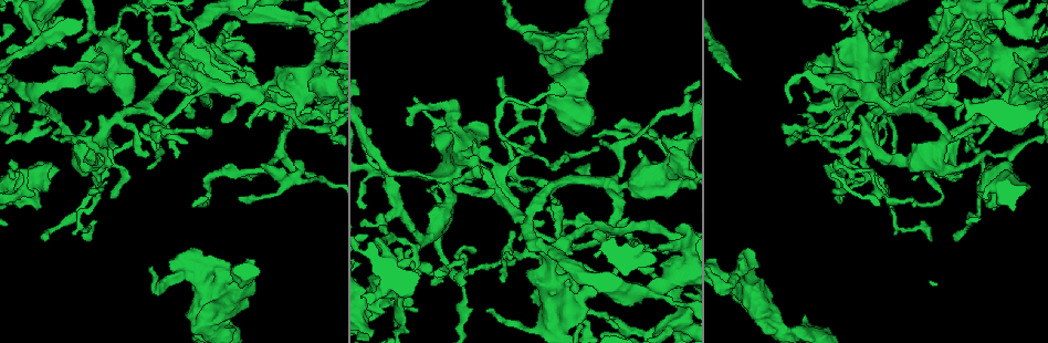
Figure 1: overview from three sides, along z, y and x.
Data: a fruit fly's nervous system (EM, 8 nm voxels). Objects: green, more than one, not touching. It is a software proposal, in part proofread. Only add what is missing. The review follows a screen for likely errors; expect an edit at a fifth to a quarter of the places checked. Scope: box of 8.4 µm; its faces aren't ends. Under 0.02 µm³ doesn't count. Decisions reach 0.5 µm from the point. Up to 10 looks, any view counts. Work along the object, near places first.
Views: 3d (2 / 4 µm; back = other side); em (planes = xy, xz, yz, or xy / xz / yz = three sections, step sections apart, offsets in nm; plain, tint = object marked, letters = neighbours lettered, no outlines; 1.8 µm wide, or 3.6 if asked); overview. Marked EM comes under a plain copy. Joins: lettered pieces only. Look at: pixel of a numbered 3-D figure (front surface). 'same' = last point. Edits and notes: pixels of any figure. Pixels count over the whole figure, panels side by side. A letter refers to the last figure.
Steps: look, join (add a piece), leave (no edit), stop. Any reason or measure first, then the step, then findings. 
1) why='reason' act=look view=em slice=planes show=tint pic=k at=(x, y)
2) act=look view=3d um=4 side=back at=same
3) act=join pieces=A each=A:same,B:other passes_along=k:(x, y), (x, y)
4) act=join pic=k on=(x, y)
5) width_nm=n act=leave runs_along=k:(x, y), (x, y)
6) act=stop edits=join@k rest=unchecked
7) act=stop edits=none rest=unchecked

why='tapers out' act=look view=em um=3.6 slice=planes show=letters pic=1 at=(253, 60)

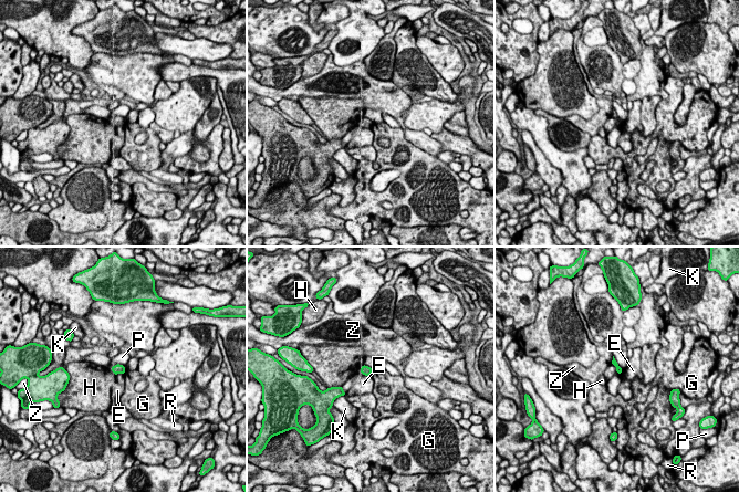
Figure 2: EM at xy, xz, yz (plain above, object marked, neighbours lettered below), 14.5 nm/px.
act=leave each=E:other,G:other,H:other,K:other,P:other,R:other,Z:other border=2:(123, 373), (118, 373), (115, 376) found='no lettered piece goes on from it'

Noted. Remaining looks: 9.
why='thick turns thin' act=look view=em um=3.6 slice=planes show=letters pic=1 at=(952, 30)

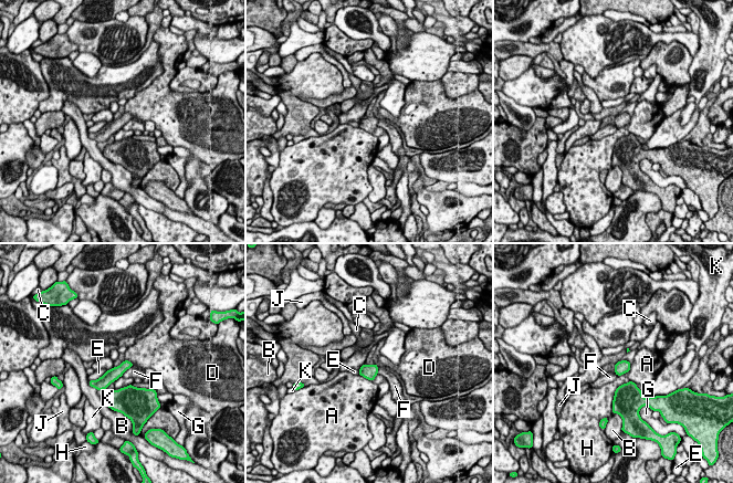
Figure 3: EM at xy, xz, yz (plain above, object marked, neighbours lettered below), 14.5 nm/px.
width_nm=180 act=leave each=A:other,B:other,C:other,D:other,E:other,F:other,G:other,H:other,J:other,K:other border=3:(133, 366), (121, 376) found='no lettered piece goes on from it'

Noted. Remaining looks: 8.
why='calibre changes' act=look view=em slice=yz step=8 show=letters pic=1 at=(471, 149)

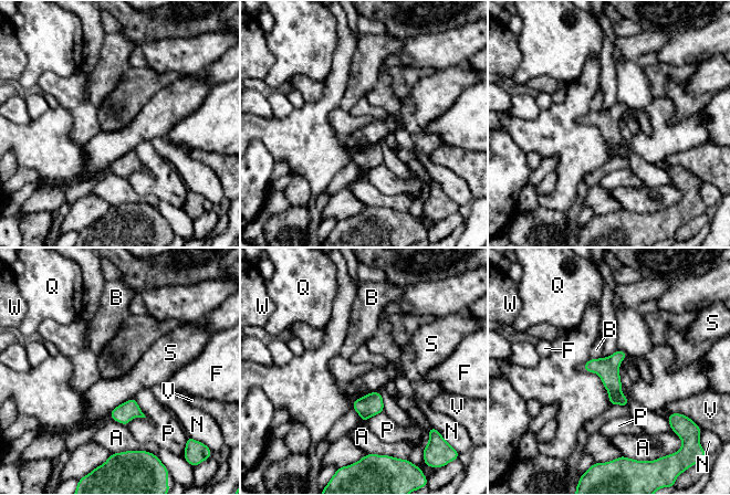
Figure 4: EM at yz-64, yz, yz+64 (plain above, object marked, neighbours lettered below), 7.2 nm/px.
width_nm=160 longest_contact=S:240nm act=leave each=A:other,B:other,F:other,N:other,P:other,Q:other,S:other,V:other,W:other found='none of them fits'

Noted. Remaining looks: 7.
act=look view=3d um=2 pic=1 at=(383, 242)

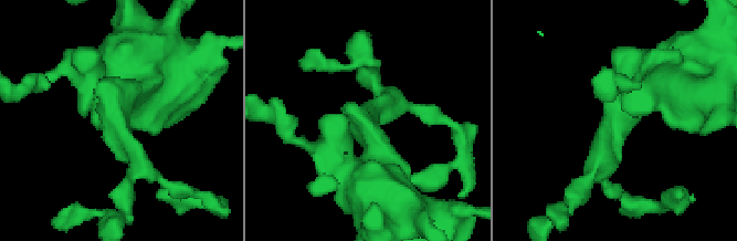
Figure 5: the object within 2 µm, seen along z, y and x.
act=look view=em slice=planes show=letters pic=5 at=(119, 127)

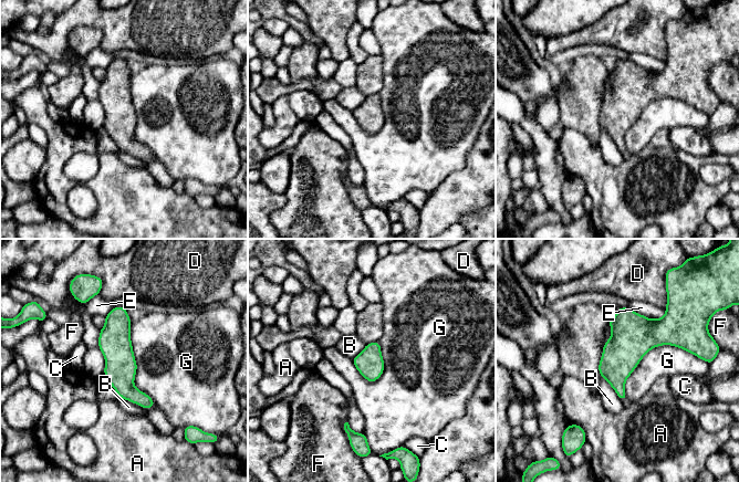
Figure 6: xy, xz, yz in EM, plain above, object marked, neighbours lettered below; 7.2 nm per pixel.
act=leave each=A:other,B:other,C:other,D:other,E:other,F:other,G:other border=6:(696, 355), (653, 347), (626, 398) found='none of them fits'

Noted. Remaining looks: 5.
act=stop edits=none rest=unchecked

